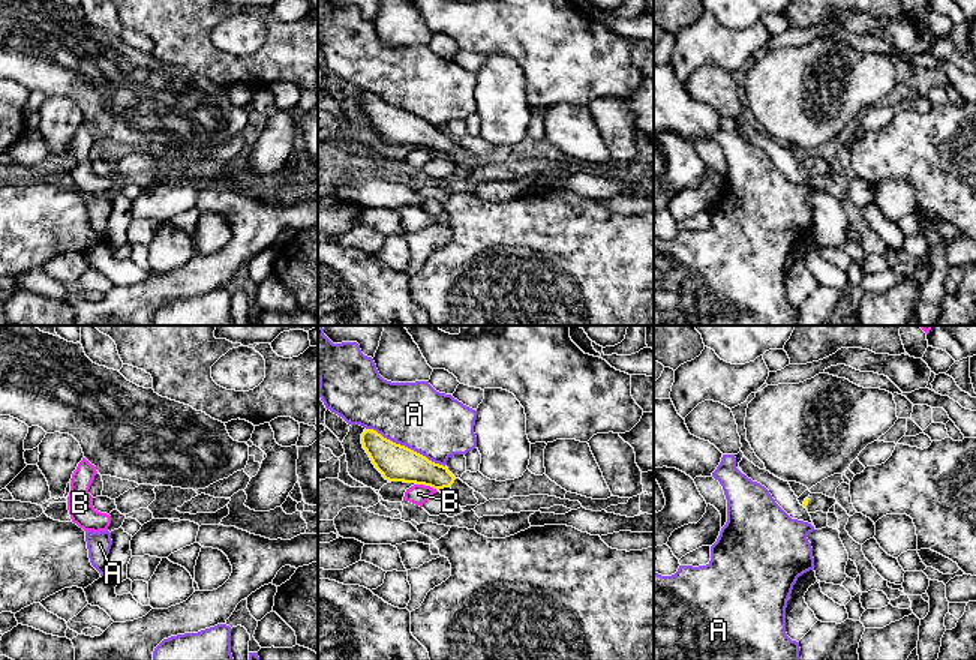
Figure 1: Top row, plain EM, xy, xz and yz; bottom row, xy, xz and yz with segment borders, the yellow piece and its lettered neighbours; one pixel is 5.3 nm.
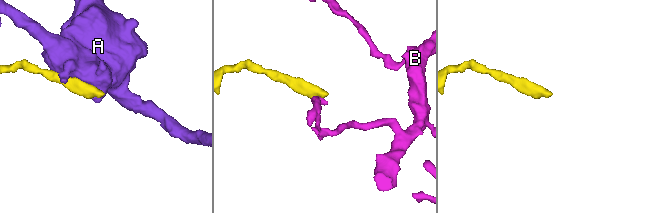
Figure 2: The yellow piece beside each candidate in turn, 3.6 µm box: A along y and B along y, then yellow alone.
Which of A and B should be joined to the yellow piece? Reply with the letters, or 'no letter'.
no letter

